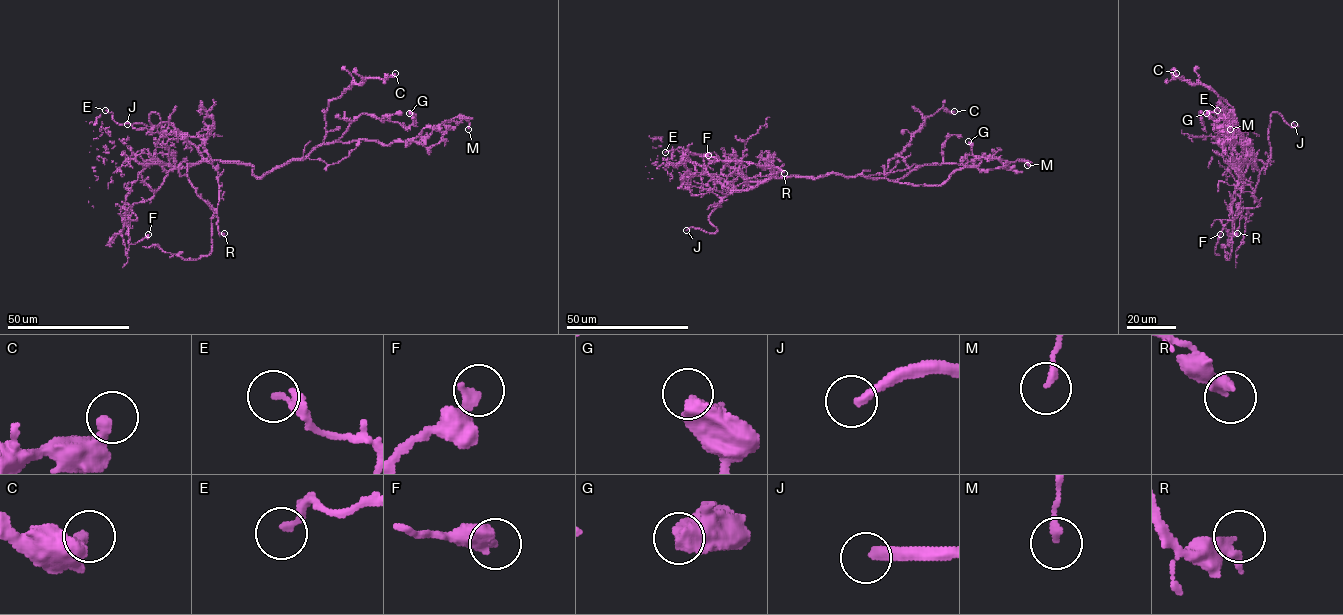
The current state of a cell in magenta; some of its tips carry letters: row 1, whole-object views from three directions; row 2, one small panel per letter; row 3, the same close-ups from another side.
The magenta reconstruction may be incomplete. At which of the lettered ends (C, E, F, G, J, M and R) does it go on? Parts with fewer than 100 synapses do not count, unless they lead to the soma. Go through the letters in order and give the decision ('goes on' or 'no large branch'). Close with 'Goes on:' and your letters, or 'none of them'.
C: no large branch
E: no large branch
F: no large branch
G: no large branch
J: goes on
M: no large branch
R: no large branch
Goes on: J

